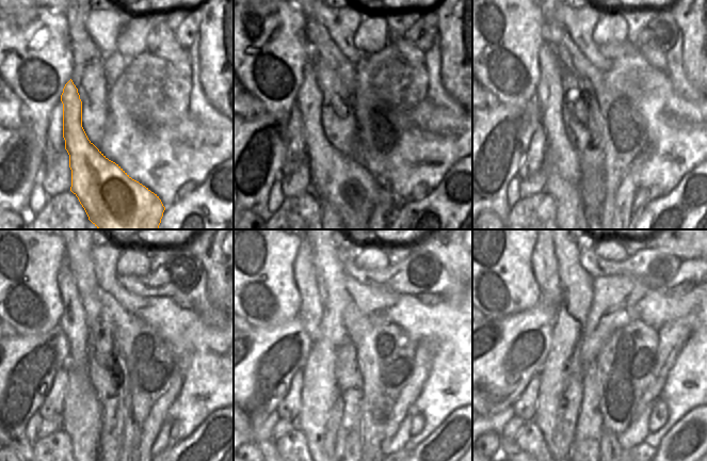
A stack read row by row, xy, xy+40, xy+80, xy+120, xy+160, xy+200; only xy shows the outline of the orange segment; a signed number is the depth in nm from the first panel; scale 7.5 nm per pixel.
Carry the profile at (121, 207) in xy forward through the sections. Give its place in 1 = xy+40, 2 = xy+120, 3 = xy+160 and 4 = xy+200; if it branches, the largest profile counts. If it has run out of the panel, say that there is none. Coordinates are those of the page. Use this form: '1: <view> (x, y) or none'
1: xy+40 (340, 180)
2: xy+120 (73, 322)
3: xy+160 (311, 311)
4: xy+200 (552, 293)

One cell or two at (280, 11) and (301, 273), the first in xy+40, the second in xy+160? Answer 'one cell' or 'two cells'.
two cells

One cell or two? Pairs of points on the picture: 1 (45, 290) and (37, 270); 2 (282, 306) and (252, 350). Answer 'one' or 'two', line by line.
1: one
2: two

